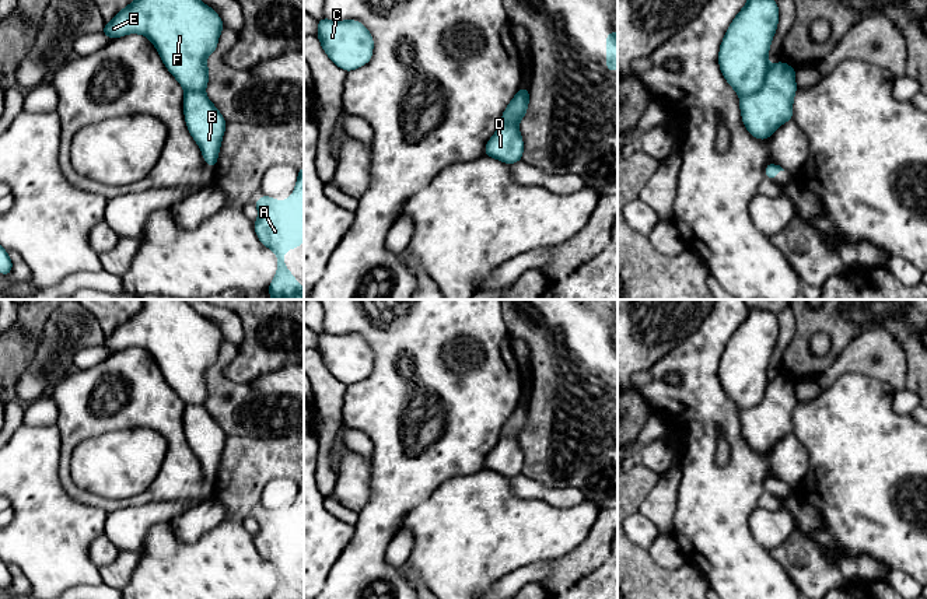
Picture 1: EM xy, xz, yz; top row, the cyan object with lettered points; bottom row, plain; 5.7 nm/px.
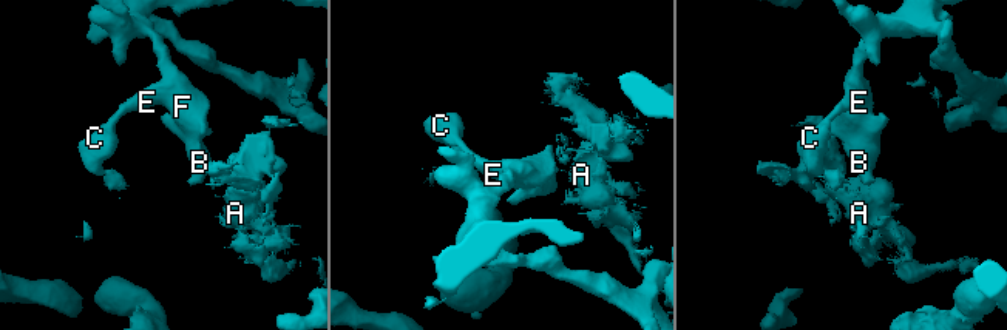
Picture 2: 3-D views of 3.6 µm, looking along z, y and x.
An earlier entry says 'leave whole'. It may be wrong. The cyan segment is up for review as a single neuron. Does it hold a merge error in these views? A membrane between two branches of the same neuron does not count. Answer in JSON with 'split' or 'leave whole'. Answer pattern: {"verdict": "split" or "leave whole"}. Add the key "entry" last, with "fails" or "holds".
{"verdict": "split", "entry": "fails"}

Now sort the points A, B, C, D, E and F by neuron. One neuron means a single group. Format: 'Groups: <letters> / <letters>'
Groups: A B D / C E F

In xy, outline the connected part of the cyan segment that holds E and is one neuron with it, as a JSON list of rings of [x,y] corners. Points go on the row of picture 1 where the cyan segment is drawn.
[[[134,0],[101,34],[109,39],[133,32],[147,36],[185,91],[204,91],[206,57],[216,52],[224,28],[217,13],[200,0]]]

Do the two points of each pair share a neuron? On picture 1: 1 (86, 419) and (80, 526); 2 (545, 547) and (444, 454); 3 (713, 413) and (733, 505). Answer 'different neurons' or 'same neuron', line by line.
1: different neurons
2: different neurons
3: same neuron

